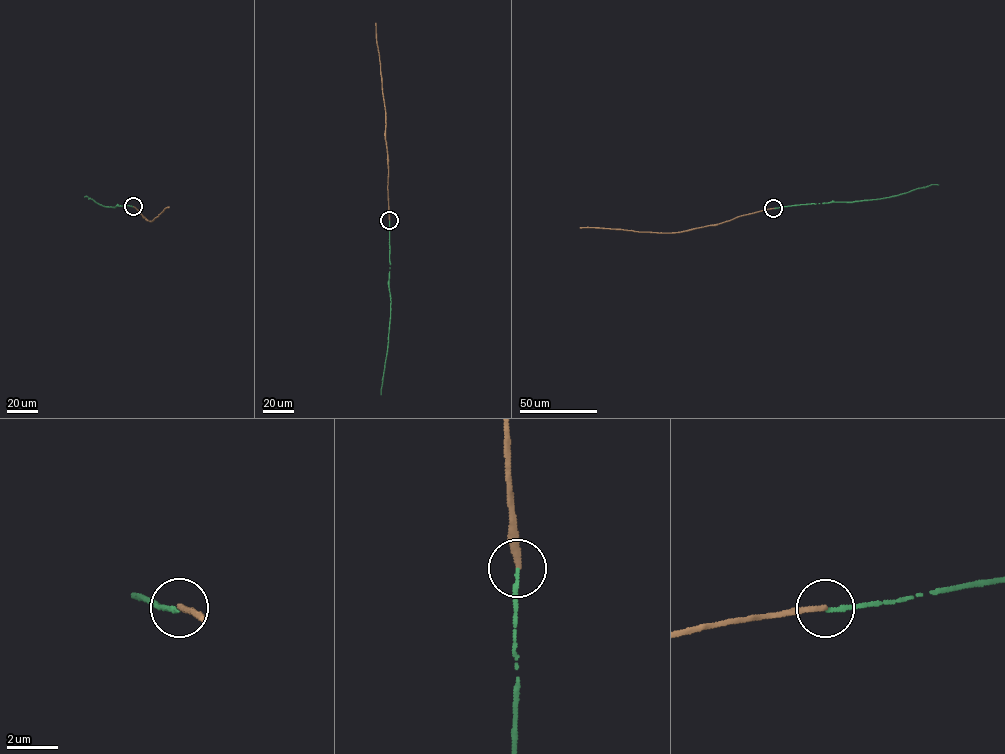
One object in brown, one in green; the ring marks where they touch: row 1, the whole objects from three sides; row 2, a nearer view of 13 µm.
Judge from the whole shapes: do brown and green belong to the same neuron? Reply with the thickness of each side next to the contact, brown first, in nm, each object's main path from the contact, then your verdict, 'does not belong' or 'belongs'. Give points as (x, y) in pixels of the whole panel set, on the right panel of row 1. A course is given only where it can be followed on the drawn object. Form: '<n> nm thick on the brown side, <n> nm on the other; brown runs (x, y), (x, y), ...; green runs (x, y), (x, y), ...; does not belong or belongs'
220 nm thick on the brown side, 140 nm on the other; brown runs (774, 208), (678, 232), (580, 228); green runs (774, 208), (886, 198), (938, 185); does not belong

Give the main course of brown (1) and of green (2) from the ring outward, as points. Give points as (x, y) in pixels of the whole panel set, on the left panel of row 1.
1: (133, 206), (149, 221), (169, 207)
2: (133, 206), (103, 206), (84, 197)

